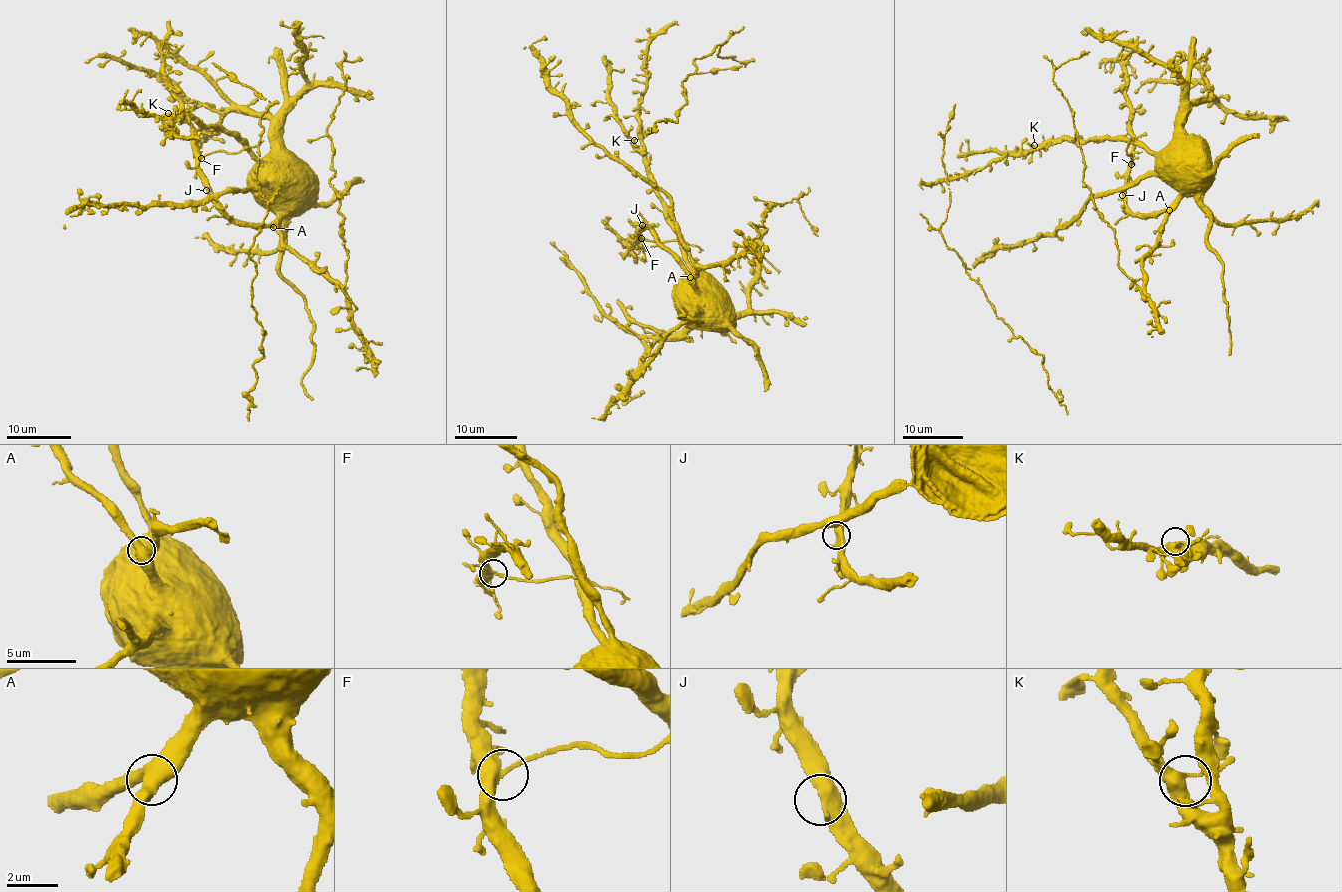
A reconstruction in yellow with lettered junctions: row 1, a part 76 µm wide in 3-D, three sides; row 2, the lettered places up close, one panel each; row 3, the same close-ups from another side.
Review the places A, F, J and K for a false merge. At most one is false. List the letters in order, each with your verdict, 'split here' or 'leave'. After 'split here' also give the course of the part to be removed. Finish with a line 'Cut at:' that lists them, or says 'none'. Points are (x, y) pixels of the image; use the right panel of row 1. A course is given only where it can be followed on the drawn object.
A: leave
F: split here | (1131, 164), (1130, 154), (1126, 153), (1131, 137)
J: leave
K: leave
Cut at: F

